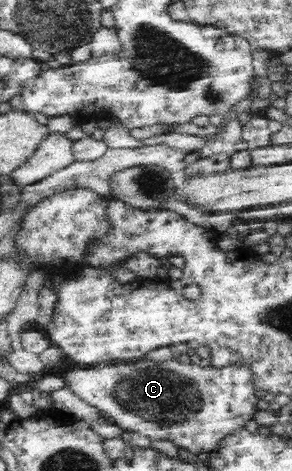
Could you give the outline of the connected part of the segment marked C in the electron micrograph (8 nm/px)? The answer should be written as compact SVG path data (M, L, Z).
M175 358L161 362L143 359L105 368L75 365L61 377L65 379L65 388L97 408L100 416L109 423L121 427L123 431L144 434L151 442L169 440L179 449L184 448L196 455L202 451L211 453L221 438L225 438L233 430L245 427L248 421L254 419L258 410L252 371L249 366L242 364L215 369L201 368L191 363L181 364Z

